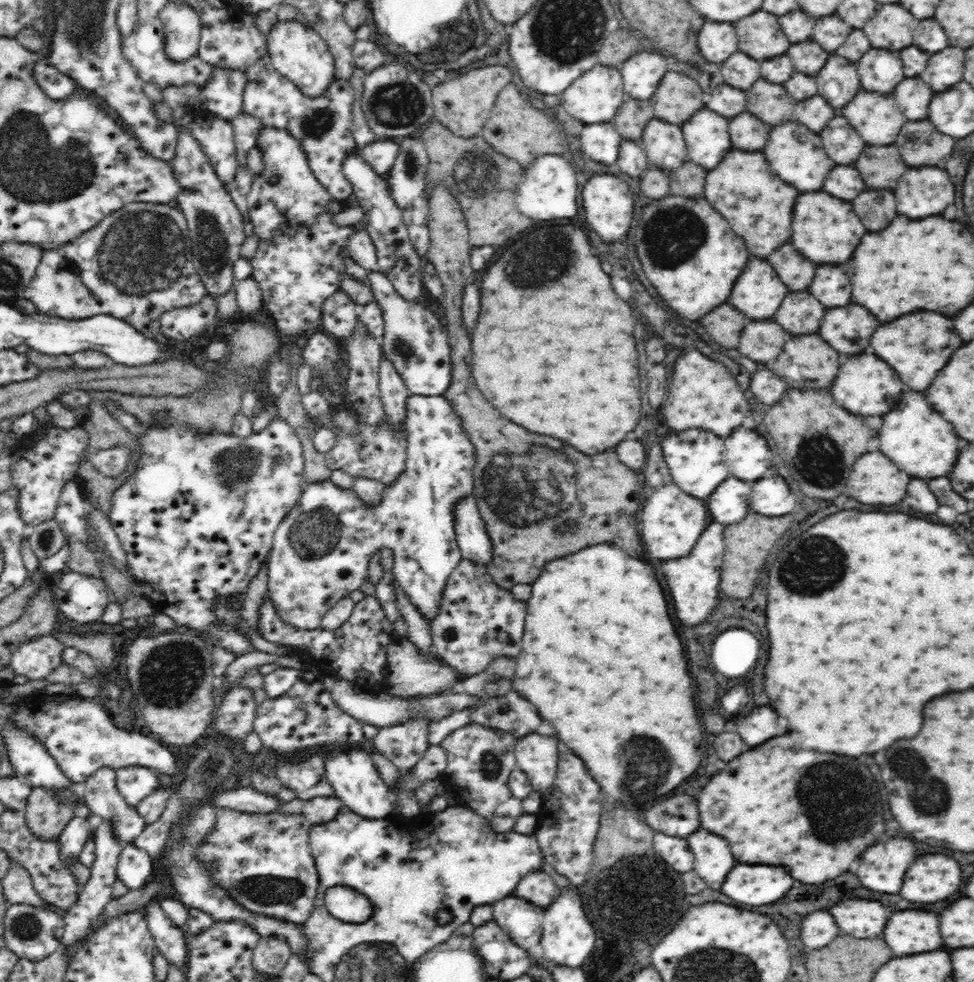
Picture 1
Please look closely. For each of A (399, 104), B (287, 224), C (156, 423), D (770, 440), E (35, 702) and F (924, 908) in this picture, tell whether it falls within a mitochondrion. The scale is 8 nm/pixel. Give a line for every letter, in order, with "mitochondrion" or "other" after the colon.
A: mitochondrion
B: other
C: other
D: other
E: other
F: other

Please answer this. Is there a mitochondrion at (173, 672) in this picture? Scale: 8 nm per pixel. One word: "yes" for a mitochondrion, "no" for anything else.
yes

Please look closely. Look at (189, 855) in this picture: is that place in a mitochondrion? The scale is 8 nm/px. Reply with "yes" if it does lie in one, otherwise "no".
no

